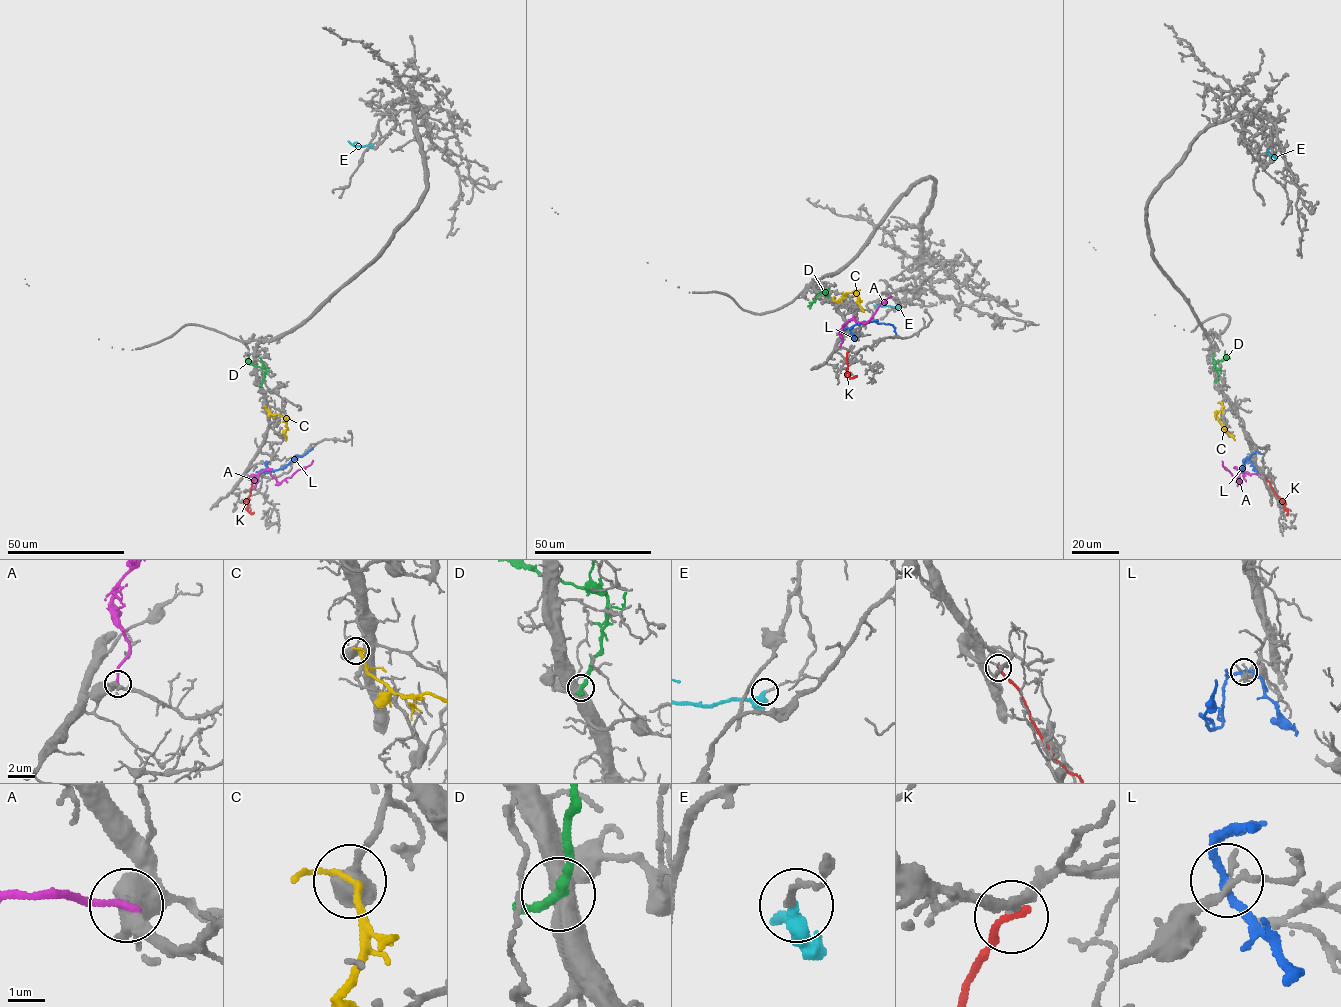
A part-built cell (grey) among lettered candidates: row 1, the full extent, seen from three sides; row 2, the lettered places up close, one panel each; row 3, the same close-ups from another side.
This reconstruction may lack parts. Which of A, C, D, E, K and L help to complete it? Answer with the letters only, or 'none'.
none

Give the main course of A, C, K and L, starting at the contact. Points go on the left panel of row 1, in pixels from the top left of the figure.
A: (250, 476), (269, 470), (280, 482), (309, 466), (313, 460)
C: (264, 406), (271, 414), (284, 418), (286, 441)
K: (255, 479), (247, 510), (254, 512)
L: (265, 462), (265, 472), (283, 469), (296, 455), (303, 456), (312, 449)

